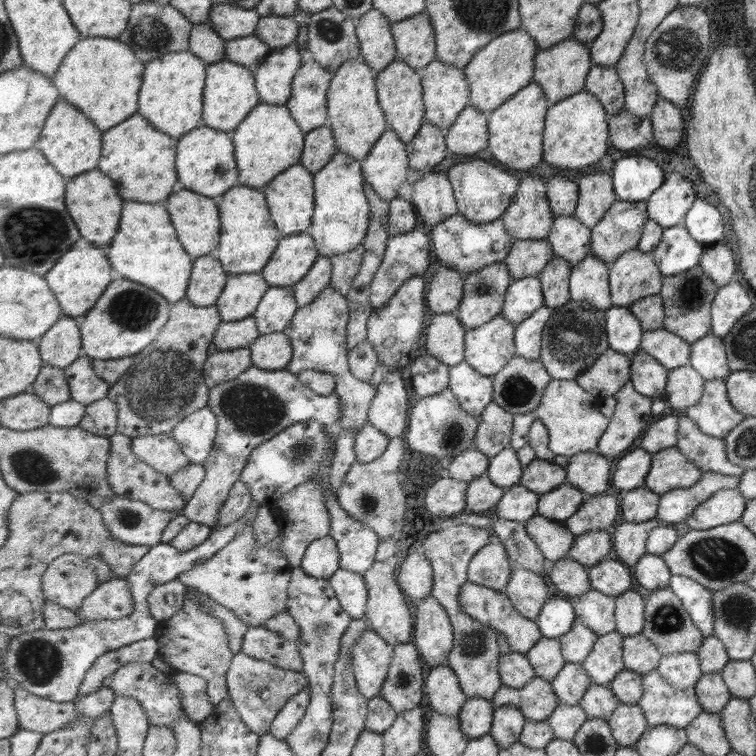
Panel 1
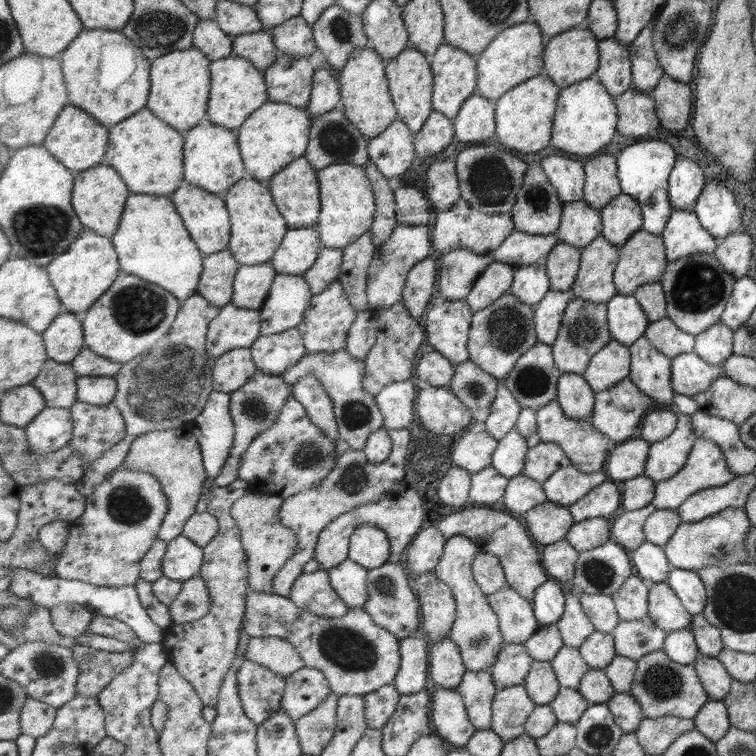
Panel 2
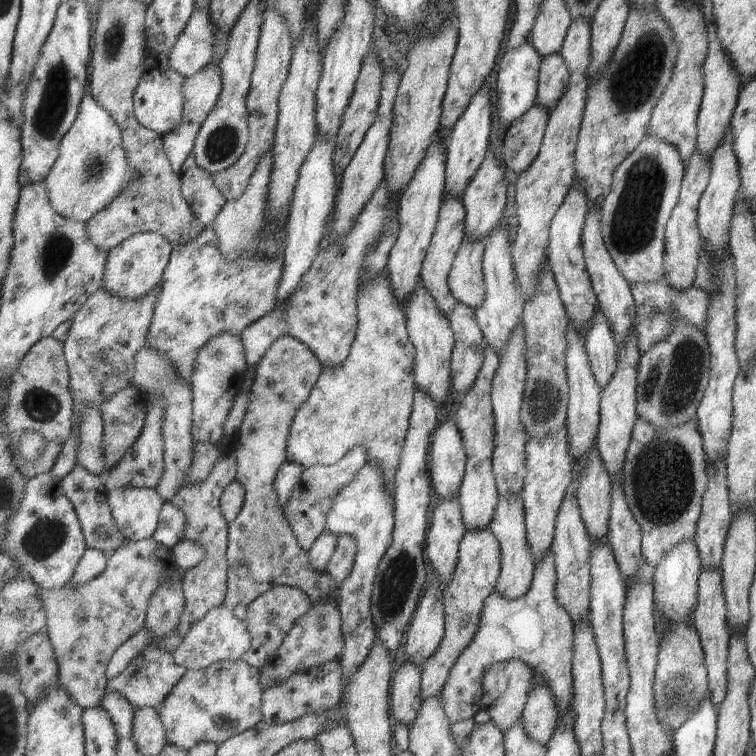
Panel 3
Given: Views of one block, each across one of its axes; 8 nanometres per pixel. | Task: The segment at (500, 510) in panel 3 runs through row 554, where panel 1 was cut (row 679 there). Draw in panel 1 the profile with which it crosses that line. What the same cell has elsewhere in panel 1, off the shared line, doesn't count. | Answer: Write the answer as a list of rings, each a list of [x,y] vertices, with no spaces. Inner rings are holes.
[[[513,650],[501,657],[499,670],[502,675],[502,684],[515,689],[527,686],[536,675],[536,670],[531,664],[529,655]]]

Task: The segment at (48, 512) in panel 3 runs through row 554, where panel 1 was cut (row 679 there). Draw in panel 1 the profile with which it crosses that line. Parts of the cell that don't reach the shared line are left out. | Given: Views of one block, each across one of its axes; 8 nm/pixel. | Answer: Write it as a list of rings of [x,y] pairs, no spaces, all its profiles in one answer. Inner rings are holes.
[[[248,510],[239,522],[213,528],[206,542],[185,553],[171,544],[162,543],[153,547],[153,550],[137,563],[132,573],[125,577],[135,603],[135,612],[130,616],[117,619],[115,622],[85,621],[75,628],[39,629],[12,637],[3,658],[7,681],[19,684],[33,694],[55,702],[71,702],[77,699],[83,679],[99,657],[119,650],[125,645],[156,636],[160,622],[148,611],[150,592],[155,590],[156,586],[177,579],[179,574],[190,571],[200,562],[204,563],[215,557],[215,554],[227,547],[227,544],[233,543],[235,537],[239,536],[249,517],[251,510]]]

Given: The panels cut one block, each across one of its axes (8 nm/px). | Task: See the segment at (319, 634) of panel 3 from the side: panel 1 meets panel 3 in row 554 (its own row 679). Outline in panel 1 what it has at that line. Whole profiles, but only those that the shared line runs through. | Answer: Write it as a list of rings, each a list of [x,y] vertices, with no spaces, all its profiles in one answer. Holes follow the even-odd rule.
[[[243,651],[234,655],[228,672],[229,698],[242,716],[243,722],[255,734],[262,737],[270,732],[279,711],[304,688],[310,687],[310,680],[303,672],[287,670],[263,659],[253,658]]]

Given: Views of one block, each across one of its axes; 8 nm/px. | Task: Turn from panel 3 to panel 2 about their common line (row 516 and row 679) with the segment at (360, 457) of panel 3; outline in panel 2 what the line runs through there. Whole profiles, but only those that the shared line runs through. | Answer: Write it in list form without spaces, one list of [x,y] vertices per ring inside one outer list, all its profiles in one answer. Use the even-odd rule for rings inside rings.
[[[305,666],[286,677],[282,709],[297,721],[315,710],[331,693],[326,674],[318,668]]]

